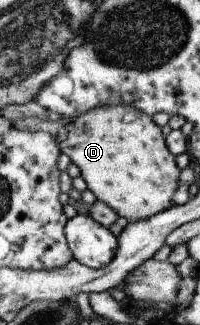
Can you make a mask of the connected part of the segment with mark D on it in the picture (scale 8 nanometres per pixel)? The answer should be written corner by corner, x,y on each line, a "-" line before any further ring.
114,104
98,106
77,118
63,117
60,120
48,118
28,118
18,120
16,128
31,132
48,132
59,142
63,154
66,154
78,169
81,177
97,199
108,204
120,217
129,223
147,220
174,207
174,196
180,187
183,170
176,164
176,156
167,148
167,136
162,128
154,122
152,116
140,112
134,104

